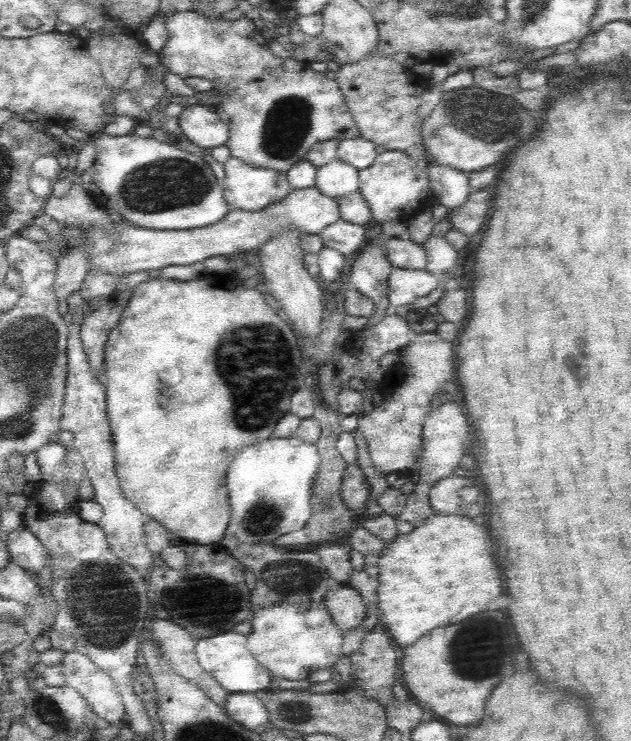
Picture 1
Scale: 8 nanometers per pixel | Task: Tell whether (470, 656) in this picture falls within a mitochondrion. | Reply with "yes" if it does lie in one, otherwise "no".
yes

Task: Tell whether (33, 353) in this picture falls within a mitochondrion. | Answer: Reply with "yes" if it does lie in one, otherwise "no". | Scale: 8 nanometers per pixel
yes

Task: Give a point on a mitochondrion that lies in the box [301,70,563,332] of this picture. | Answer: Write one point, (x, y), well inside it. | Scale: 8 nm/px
(477, 116)

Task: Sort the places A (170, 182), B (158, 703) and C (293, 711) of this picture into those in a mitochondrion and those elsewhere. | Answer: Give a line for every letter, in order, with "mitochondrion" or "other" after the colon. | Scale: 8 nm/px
A: mitochondrion
B: other
C: mitochondrion

